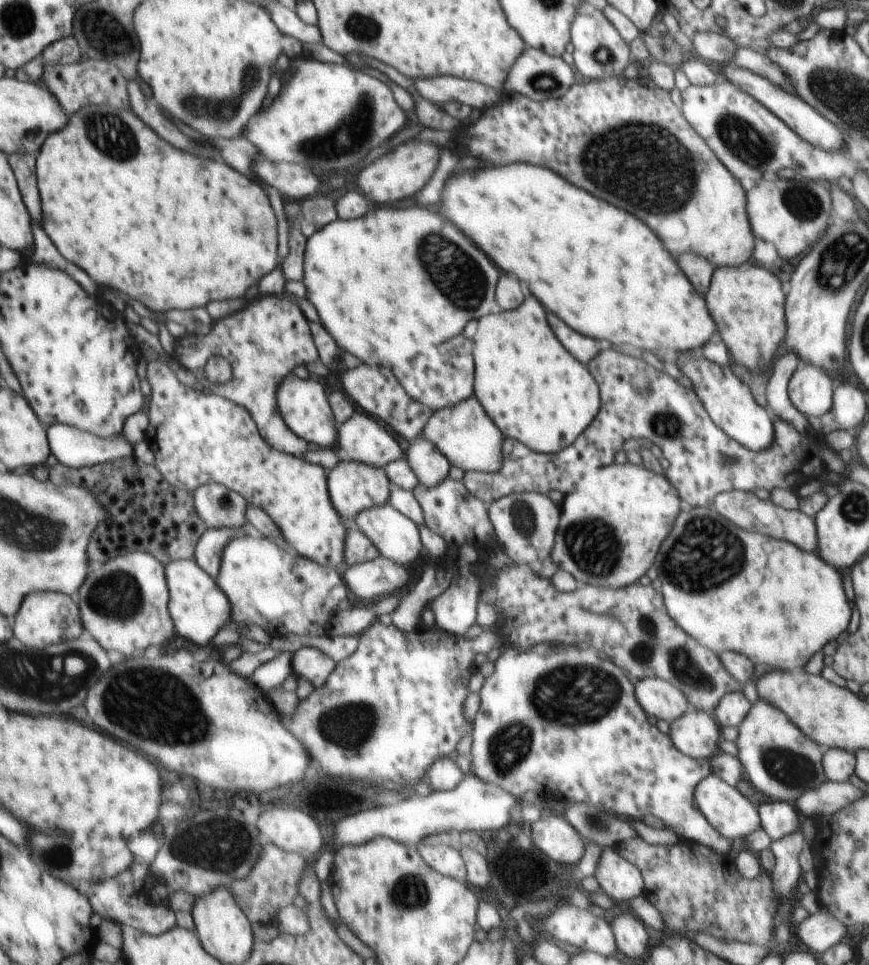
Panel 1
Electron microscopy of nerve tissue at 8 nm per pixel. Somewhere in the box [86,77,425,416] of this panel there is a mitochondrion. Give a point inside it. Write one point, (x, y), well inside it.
(327, 147)

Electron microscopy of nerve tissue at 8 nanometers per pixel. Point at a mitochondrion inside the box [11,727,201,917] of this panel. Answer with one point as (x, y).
(40, 852)

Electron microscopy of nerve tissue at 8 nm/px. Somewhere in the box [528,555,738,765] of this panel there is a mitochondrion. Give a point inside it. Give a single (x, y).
(680, 665)

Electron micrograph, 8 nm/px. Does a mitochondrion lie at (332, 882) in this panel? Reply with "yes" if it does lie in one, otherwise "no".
no

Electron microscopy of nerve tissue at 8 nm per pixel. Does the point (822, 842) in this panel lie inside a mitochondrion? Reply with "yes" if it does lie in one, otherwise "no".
no

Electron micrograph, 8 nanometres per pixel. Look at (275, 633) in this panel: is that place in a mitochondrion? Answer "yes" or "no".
no

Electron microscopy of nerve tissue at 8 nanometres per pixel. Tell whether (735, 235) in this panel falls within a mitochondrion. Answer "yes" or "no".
no

